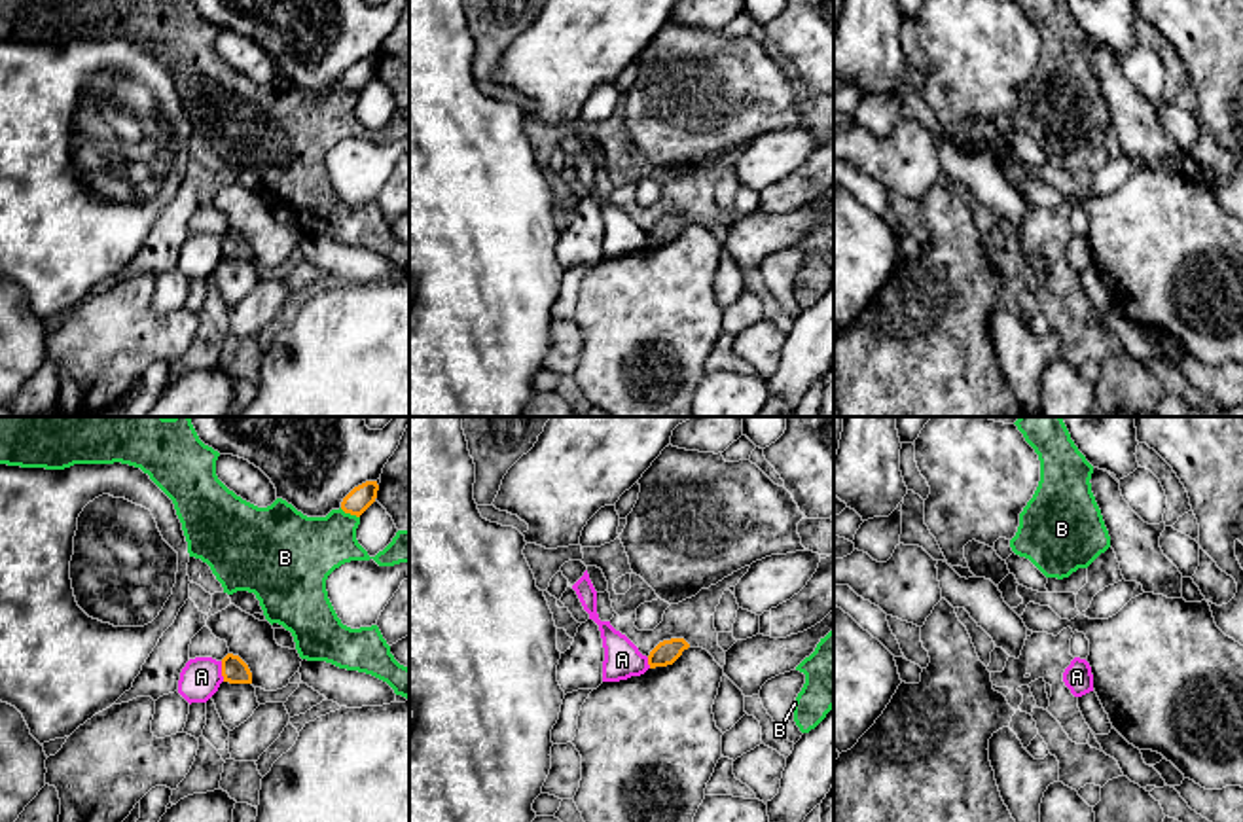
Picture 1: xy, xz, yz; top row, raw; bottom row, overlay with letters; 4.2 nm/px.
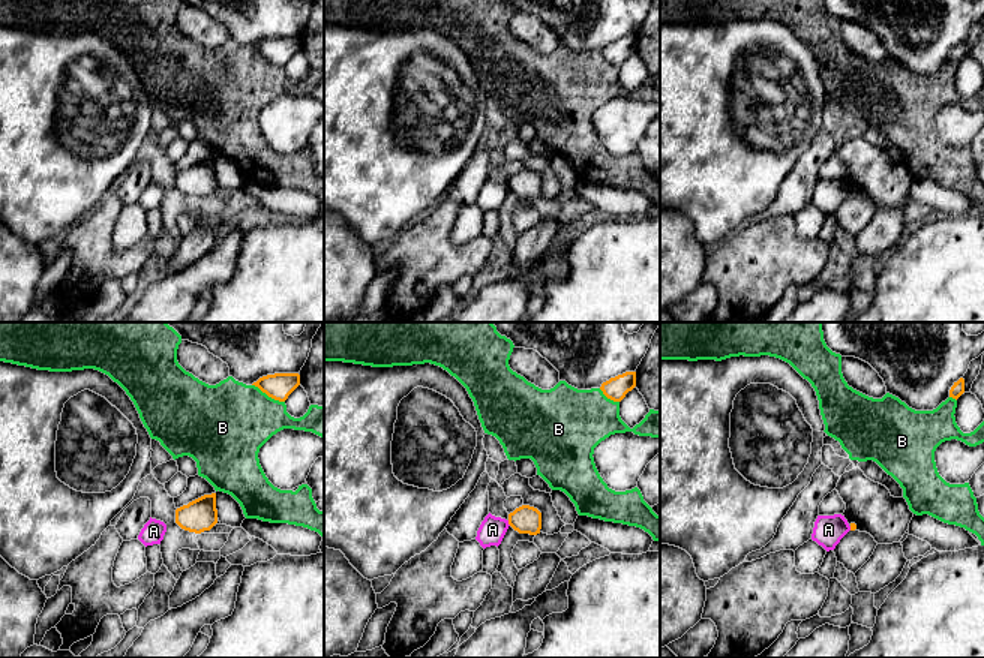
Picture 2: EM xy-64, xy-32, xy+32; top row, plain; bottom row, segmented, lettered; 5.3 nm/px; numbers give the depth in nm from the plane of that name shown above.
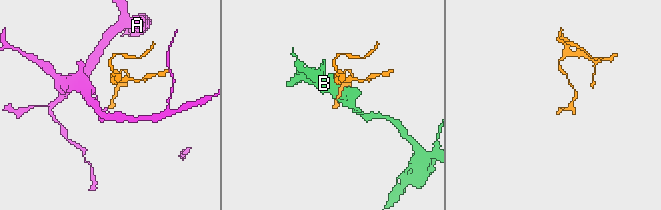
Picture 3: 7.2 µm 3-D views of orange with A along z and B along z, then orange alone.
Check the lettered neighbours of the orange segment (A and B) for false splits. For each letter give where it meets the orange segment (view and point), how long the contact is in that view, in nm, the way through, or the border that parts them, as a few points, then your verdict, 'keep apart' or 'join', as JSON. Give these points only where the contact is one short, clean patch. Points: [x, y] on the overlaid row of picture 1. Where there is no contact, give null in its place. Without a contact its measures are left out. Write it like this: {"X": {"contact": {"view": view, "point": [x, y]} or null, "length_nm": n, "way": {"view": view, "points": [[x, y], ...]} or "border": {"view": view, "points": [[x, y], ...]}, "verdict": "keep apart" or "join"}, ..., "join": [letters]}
{"A": {"contact": {"view": "xy", "point": [222, 671]}, "length_nm": 90, "border": {"view": "xy", "points": [[220, 661], [224, 680]]}, "verdict": "keep apart"}, "B": {"contact": {"view": "xy", "point": [349, 512]}, "length_nm": 100, "verdict": "keep apart"}, "join": []}

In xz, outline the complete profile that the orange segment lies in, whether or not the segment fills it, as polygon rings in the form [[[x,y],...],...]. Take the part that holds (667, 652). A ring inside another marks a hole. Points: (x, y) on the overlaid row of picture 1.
[[[684,638],[659,642],[648,655],[650,669],[673,665],[690,644]]]

